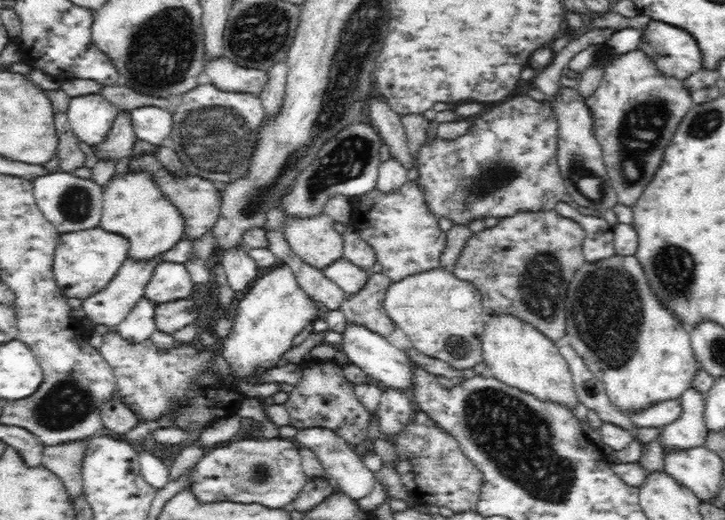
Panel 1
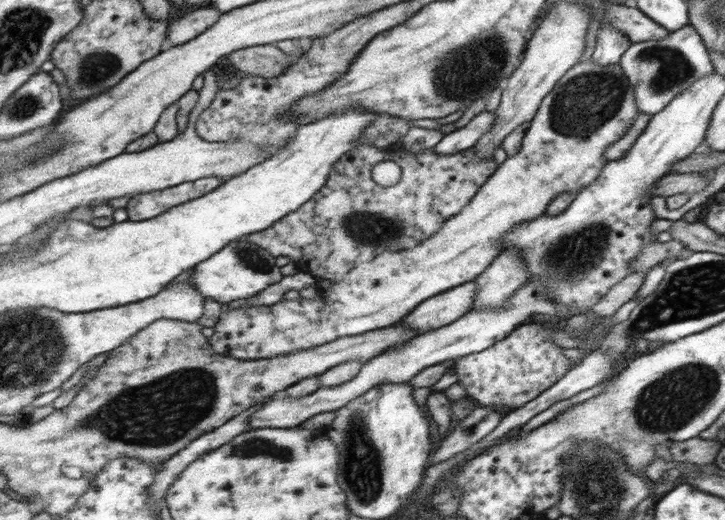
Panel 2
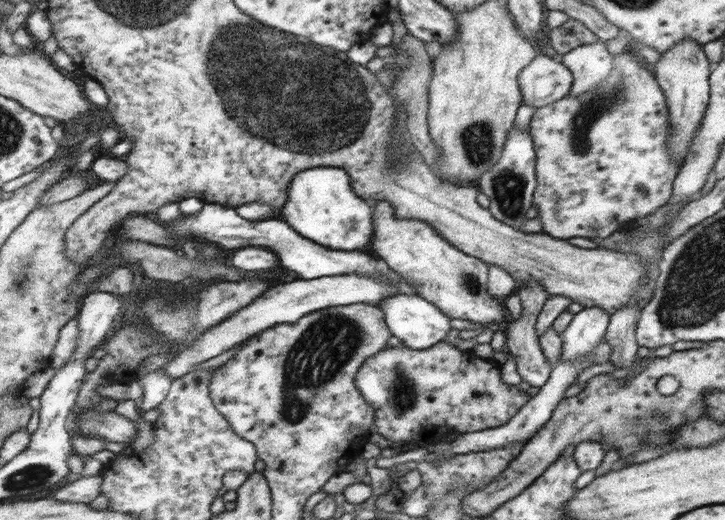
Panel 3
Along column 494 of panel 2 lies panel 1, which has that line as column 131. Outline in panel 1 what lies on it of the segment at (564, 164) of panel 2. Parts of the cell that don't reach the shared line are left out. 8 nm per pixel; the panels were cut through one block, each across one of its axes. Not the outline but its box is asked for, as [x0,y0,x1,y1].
[99,172,184,262]

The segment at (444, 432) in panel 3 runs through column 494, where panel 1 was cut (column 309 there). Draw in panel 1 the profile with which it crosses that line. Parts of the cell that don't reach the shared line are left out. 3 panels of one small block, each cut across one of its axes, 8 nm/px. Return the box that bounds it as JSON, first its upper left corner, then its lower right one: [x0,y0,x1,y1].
[284,360,370,457]

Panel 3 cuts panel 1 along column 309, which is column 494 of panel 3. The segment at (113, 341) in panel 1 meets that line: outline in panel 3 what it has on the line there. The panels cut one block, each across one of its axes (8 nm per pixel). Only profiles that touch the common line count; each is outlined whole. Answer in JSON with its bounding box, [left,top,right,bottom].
[372,200,504,328]

